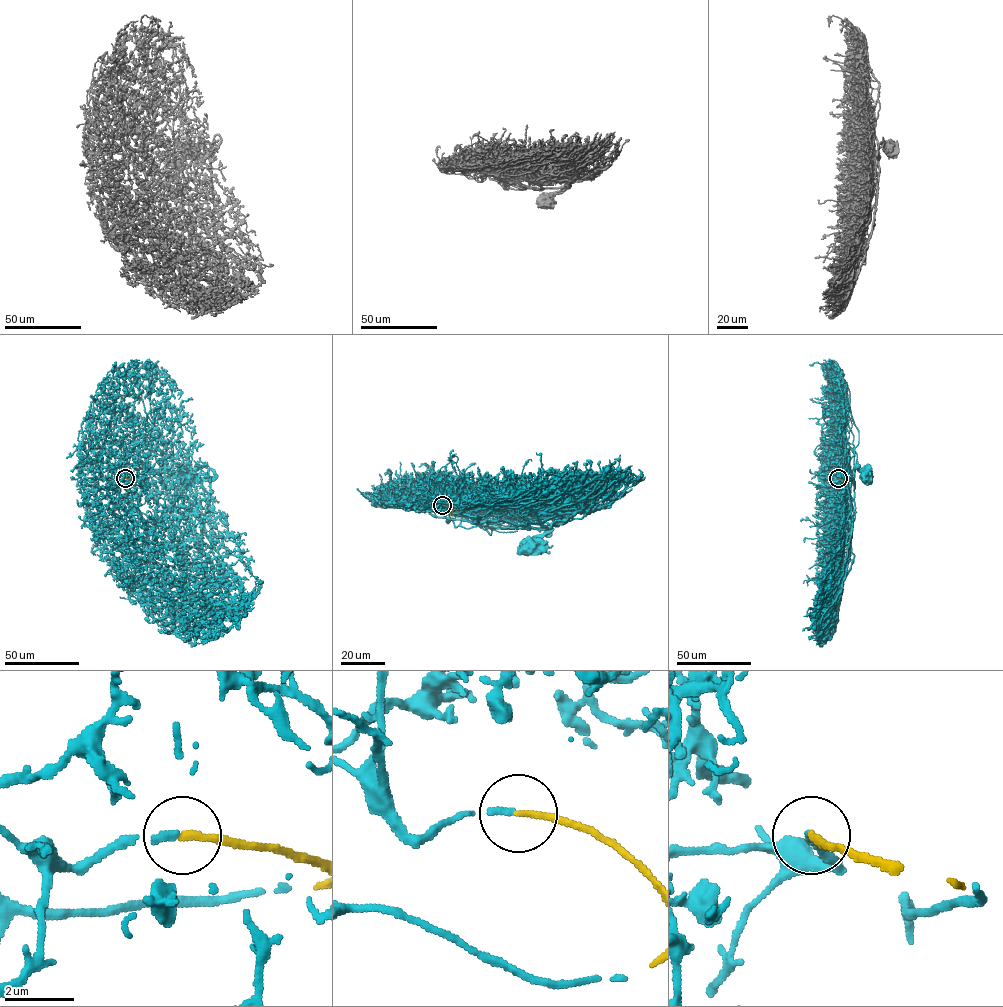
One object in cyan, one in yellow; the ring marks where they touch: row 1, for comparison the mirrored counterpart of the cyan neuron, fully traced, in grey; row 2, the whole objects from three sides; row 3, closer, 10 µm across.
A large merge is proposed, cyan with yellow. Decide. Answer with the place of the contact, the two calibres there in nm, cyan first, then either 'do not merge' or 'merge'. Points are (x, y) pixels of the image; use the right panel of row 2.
place (838, 478); calibres 170 and 200 nm; merge

